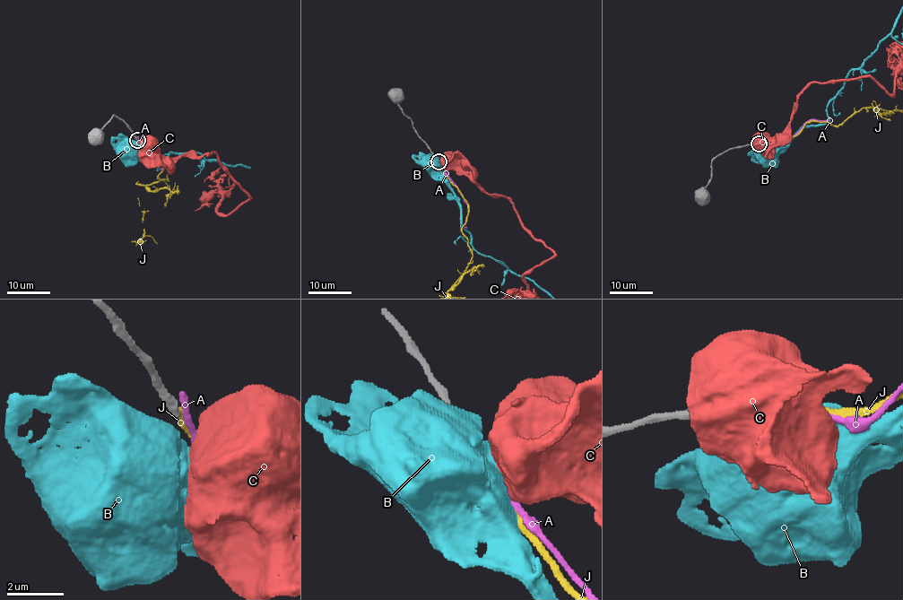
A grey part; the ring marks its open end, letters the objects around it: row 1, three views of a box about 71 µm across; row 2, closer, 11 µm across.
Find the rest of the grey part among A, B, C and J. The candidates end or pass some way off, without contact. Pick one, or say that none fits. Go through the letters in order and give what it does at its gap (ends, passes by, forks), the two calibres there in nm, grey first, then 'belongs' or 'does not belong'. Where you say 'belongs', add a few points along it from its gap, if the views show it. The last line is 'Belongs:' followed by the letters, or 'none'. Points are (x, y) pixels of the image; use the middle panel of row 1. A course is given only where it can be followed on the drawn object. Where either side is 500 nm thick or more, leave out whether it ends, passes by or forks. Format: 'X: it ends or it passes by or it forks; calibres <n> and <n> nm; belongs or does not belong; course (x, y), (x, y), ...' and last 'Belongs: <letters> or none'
A: it ends; calibres 260 and 280 nm; does not belong
B: calibres 260 and 900 nm; does not belong
C: calibres 260 and 800 nm; does not belong
J: it ends; calibres 260 and 240 nm; does not belong
Belongs: none

